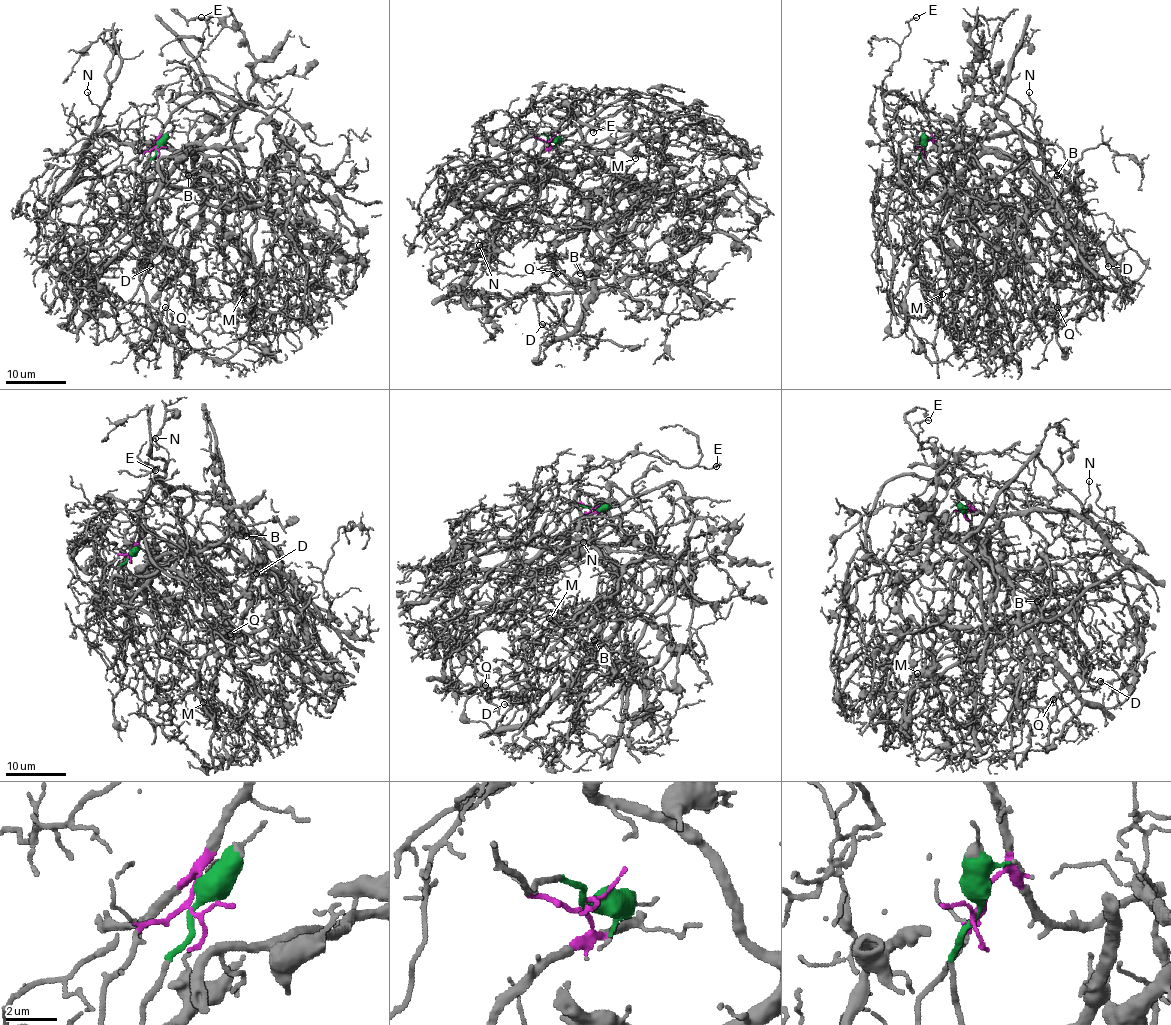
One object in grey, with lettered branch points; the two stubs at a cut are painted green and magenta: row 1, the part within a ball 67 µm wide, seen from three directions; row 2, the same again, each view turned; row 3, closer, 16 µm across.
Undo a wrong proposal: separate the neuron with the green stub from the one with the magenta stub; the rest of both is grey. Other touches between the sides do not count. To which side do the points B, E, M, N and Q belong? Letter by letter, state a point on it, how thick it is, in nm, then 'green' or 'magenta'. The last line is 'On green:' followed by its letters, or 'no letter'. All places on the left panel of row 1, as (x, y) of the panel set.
B: place (188, 175); calibre 100 nm; magenta
E: place (201, 17); calibre 80 nm; magenta
M: place (243, 294); calibre 90 nm; magenta
N: place (87, 92); calibre 110 nm; magenta
Q: place (165, 307); calibre 120 nm; magenta
On green: no letter

